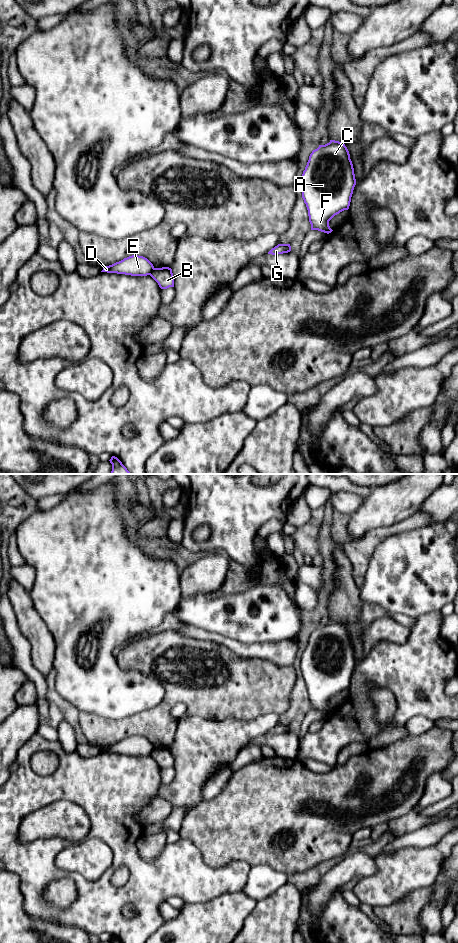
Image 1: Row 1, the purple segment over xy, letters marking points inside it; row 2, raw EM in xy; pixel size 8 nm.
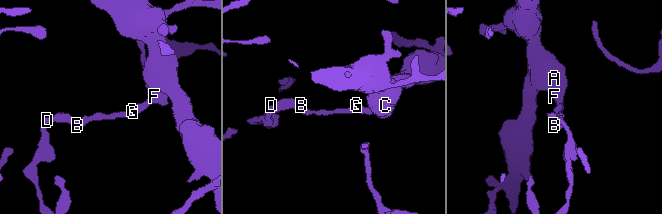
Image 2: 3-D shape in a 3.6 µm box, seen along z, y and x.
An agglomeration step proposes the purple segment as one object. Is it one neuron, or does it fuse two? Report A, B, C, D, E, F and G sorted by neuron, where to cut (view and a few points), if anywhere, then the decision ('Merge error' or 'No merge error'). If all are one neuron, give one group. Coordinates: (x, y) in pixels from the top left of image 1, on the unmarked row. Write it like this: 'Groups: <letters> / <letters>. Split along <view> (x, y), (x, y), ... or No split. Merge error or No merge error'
Groups: A B C F G / D E. Split along xy (154, 748), (149, 754). Merge error

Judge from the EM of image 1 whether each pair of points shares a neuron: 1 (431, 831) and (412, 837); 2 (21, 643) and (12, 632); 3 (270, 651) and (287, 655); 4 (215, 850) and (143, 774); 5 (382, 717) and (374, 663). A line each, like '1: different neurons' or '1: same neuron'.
1: same neuron
2: same neuron
3: same neuron
4: different neurons
5: different neurons

